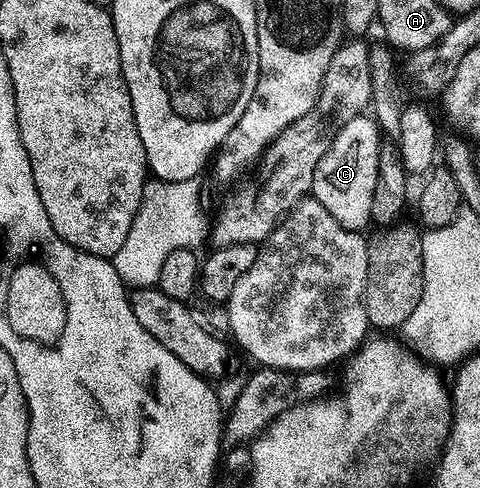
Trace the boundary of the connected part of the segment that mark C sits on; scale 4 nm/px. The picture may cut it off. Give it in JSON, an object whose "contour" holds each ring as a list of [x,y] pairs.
{"contour":[[[364,113],[353,117],[337,133],[337,137],[329,145],[325,157],[317,161],[317,173],[313,173],[313,185],[310,194],[337,220],[350,231],[362,232],[363,226],[371,223],[373,209],[373,193],[379,180],[379,127]]]}

